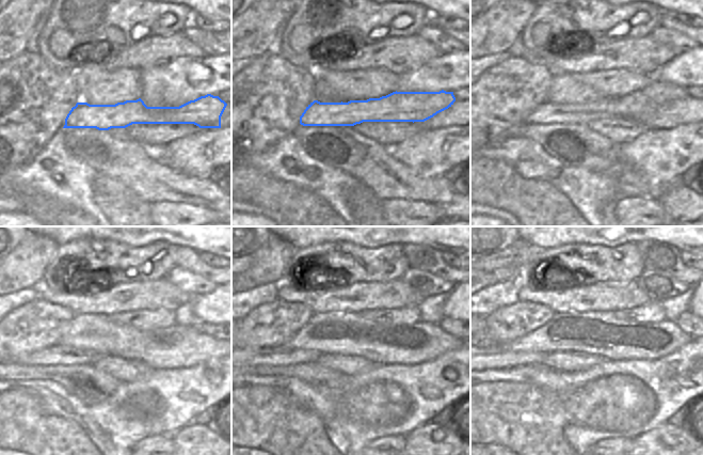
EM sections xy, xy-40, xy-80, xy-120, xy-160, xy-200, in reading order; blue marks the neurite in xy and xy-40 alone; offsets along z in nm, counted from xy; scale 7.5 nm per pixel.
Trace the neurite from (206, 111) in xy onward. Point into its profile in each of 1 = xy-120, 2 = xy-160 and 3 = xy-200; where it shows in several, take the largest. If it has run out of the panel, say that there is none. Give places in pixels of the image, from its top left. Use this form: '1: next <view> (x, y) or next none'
1: next xy-120 (60, 355)
2: next xy-160 (253, 358)
3: next xy-200 (492, 356)

